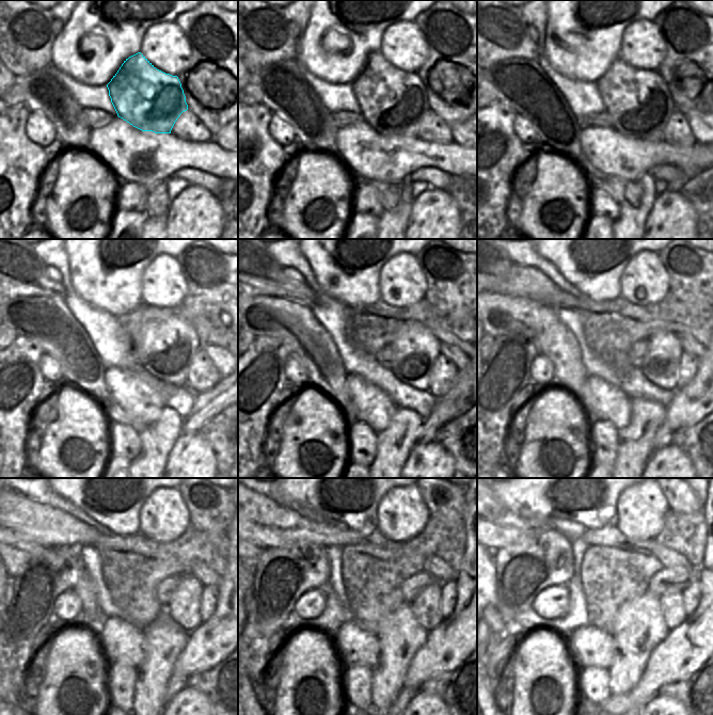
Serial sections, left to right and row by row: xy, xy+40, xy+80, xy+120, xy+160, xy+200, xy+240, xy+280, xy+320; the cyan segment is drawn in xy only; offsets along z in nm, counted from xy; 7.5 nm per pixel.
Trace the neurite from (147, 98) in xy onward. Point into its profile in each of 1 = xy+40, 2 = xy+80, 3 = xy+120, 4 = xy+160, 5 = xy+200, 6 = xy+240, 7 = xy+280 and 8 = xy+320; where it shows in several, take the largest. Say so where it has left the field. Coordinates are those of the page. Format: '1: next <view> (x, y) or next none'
1: next xy+40 (393, 101)
2: next xy+80 (638, 101)
3: next xy+120 (164, 350)
4: next xy+160 (410, 355)
5: next xy+200 (661, 364)
6: next xy+240 (185, 605)
7: next xy+280 (426, 607)
8: next xy+320 (670, 603)

